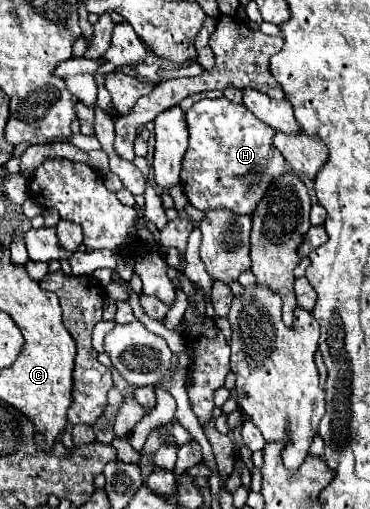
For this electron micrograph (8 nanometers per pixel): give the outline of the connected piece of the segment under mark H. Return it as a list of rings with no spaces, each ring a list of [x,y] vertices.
[[[201,99],[187,111],[187,127],[189,127],[189,147],[181,165],[181,187],[189,197],[189,203],[195,209],[211,211],[211,209],[227,209],[237,215],[253,215],[257,203],[261,203],[269,185],[281,175],[289,173],[285,157],[273,147],[273,129],[265,127],[245,105],[235,105],[221,99]]]

